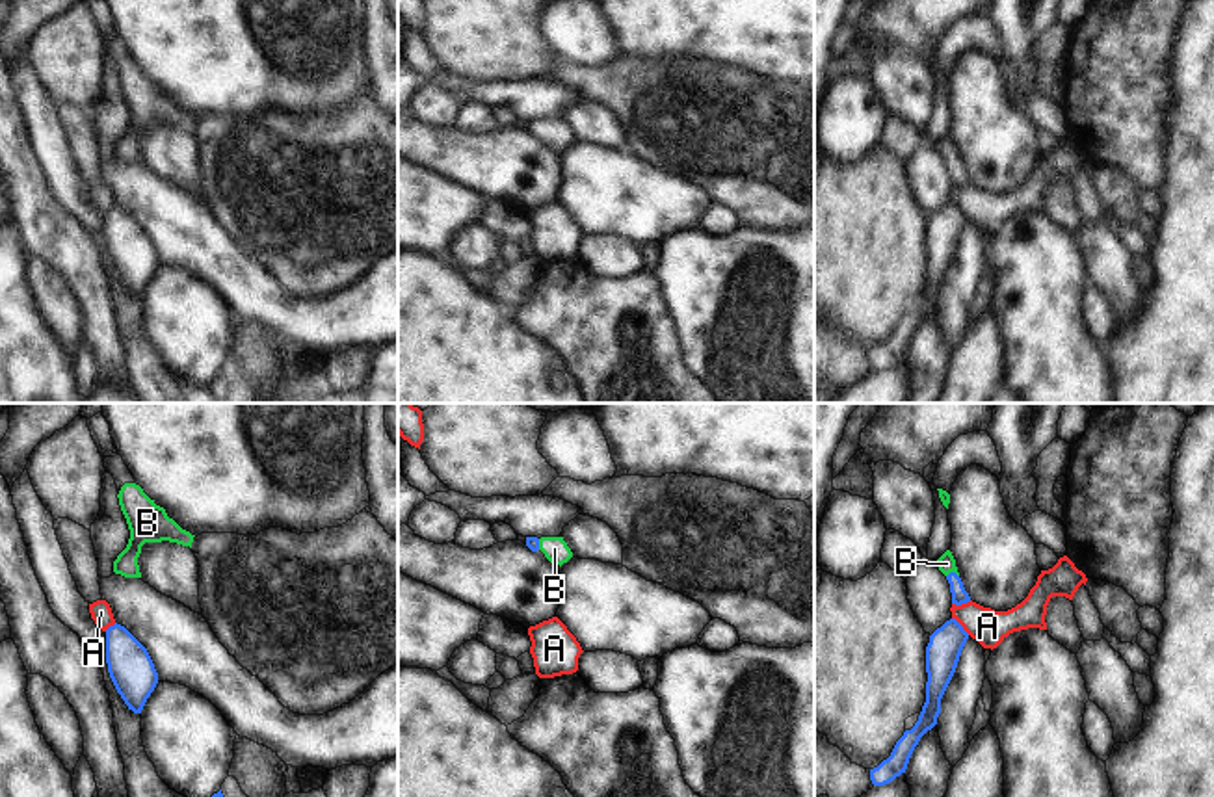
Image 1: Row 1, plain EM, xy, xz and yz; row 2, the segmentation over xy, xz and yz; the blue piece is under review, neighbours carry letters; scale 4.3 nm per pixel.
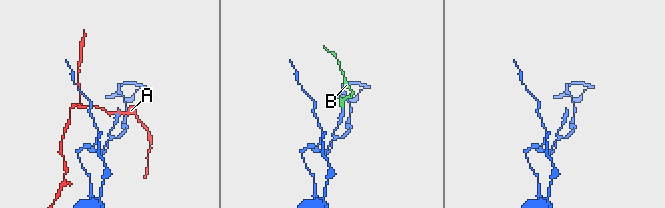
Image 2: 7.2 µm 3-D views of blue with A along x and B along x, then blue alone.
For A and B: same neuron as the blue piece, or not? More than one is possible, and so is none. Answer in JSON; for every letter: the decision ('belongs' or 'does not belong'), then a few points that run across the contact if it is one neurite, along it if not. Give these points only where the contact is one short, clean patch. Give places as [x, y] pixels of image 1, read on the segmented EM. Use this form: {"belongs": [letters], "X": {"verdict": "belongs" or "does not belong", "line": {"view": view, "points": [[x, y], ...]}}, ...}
{"belongs": ["B"], "A": {"verdict": "does not belong", "line": {"view": "yz", "points": [[971, 601], [952, 604]]}}, "B": {"verdict": "belongs", "line": {"view": "yz", "points": [[960, 595], [952, 573], [947, 563]]}}}

